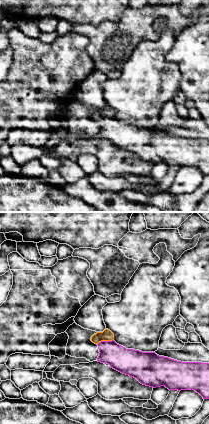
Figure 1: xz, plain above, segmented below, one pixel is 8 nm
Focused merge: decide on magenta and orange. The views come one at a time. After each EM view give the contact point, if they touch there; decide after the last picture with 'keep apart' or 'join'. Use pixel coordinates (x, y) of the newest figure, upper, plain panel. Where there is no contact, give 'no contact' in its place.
contact (105, 117)

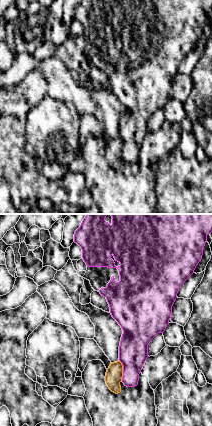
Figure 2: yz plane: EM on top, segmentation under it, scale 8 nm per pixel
contact (123, 146)

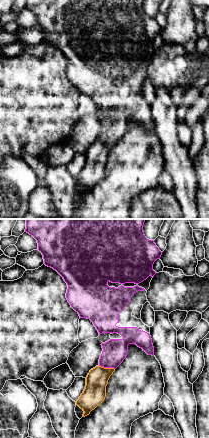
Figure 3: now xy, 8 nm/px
contact (107, 143)

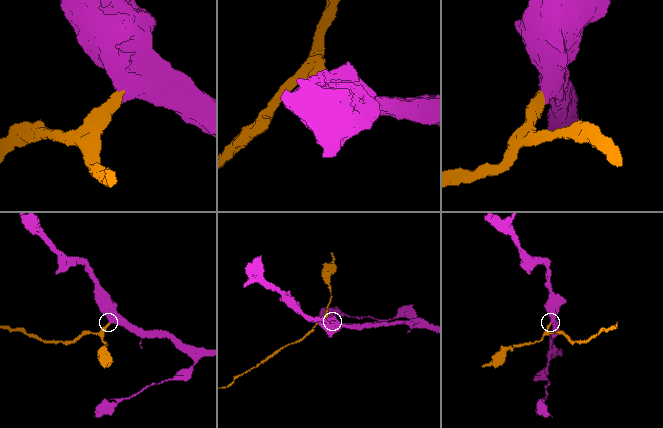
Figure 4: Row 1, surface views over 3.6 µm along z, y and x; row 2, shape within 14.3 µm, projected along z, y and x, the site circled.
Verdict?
join

